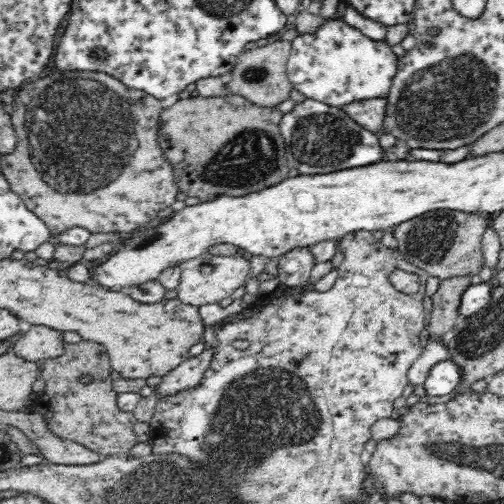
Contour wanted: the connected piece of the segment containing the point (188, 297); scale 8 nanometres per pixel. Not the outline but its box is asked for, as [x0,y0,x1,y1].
[177,252,250,306]

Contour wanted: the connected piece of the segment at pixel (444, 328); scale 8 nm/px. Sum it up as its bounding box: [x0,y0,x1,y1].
[427,274,476,344]

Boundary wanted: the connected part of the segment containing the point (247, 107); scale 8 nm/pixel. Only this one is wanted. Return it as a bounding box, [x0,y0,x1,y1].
[158,93,288,202]

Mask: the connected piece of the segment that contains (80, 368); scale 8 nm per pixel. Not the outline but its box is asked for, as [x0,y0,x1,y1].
[31,339,139,458]

